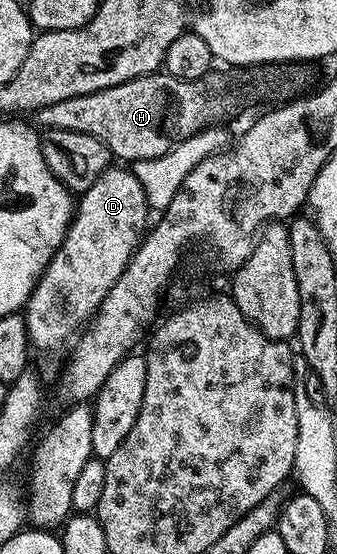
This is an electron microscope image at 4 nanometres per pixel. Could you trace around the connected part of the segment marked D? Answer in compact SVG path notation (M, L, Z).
M109 166L79 197L64 241L52 256L51 262L48 263L48 269L40 276L36 288L32 291L32 297L28 299L26 305L28 338L31 347L35 351L37 348L44 356L58 355L63 350L64 343L72 335L75 337L95 317L96 313L100 311L101 302L124 279L124 273L128 271L128 266L132 263L142 243L142 237L149 231L148 192L144 189L144 184L135 171L127 172L127 167L118 167L122 168Z

